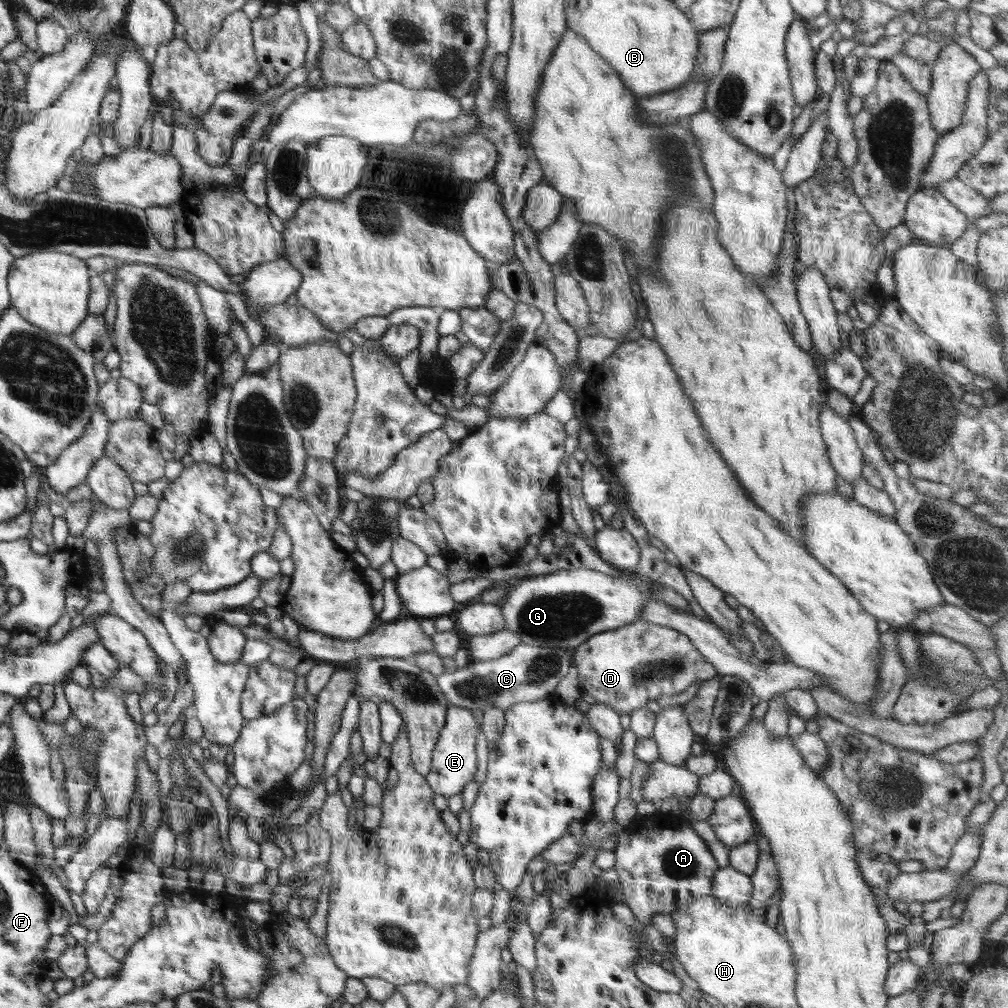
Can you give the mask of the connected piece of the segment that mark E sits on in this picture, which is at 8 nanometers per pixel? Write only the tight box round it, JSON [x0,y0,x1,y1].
[425,703,479,796]

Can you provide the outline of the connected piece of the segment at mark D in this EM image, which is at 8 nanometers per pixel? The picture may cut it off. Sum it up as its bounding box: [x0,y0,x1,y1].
[571,619,717,716]

